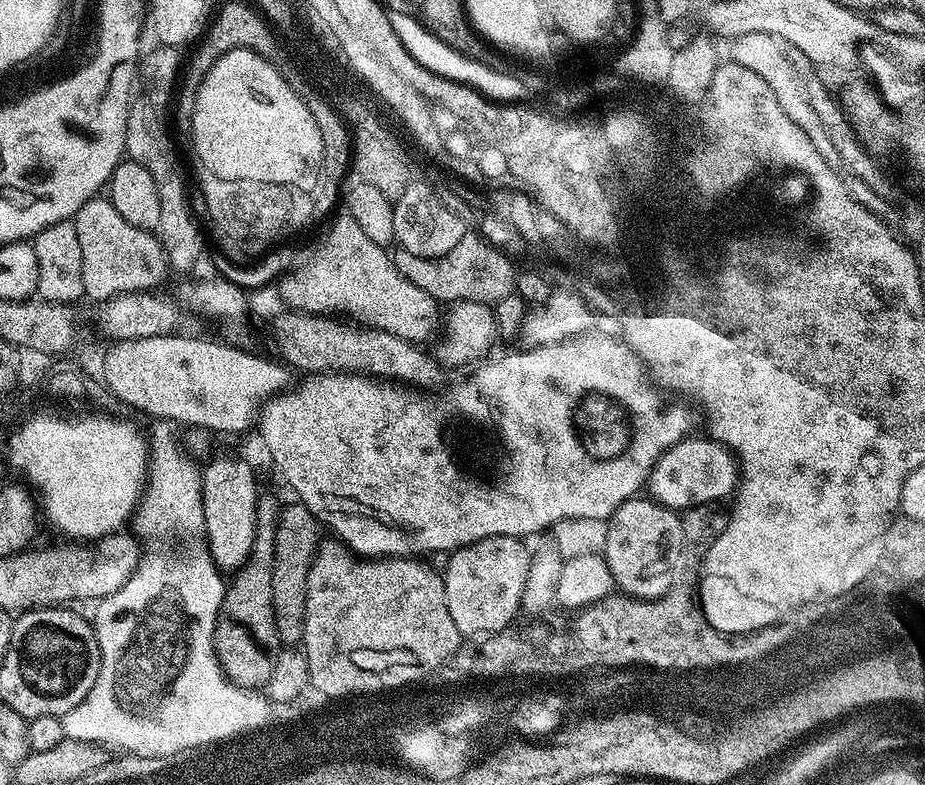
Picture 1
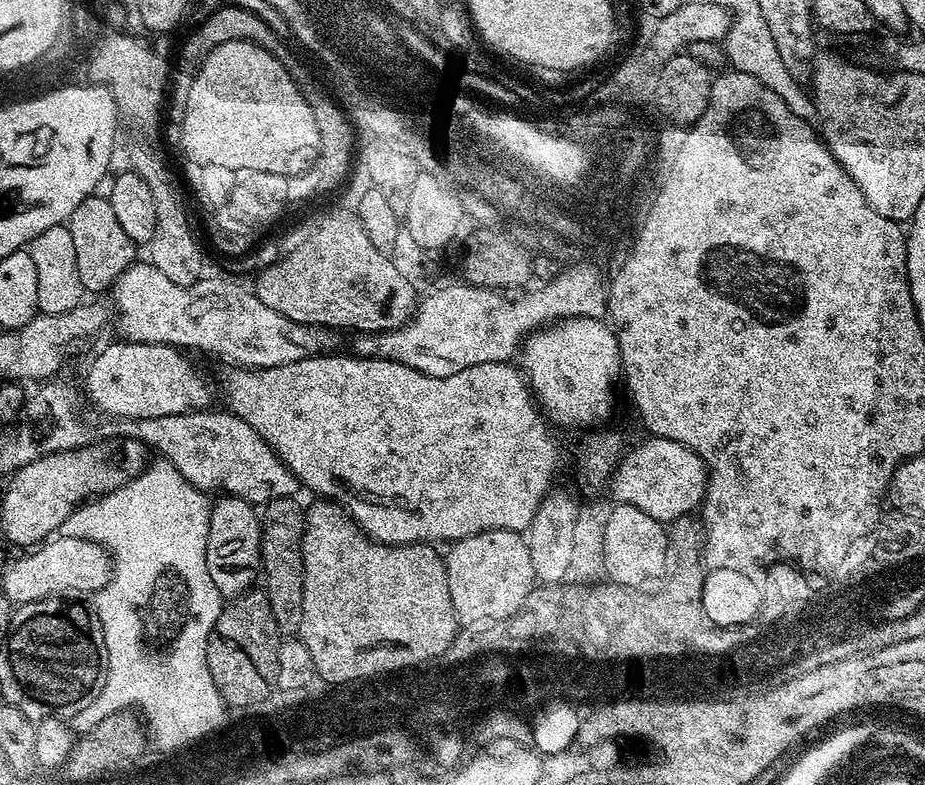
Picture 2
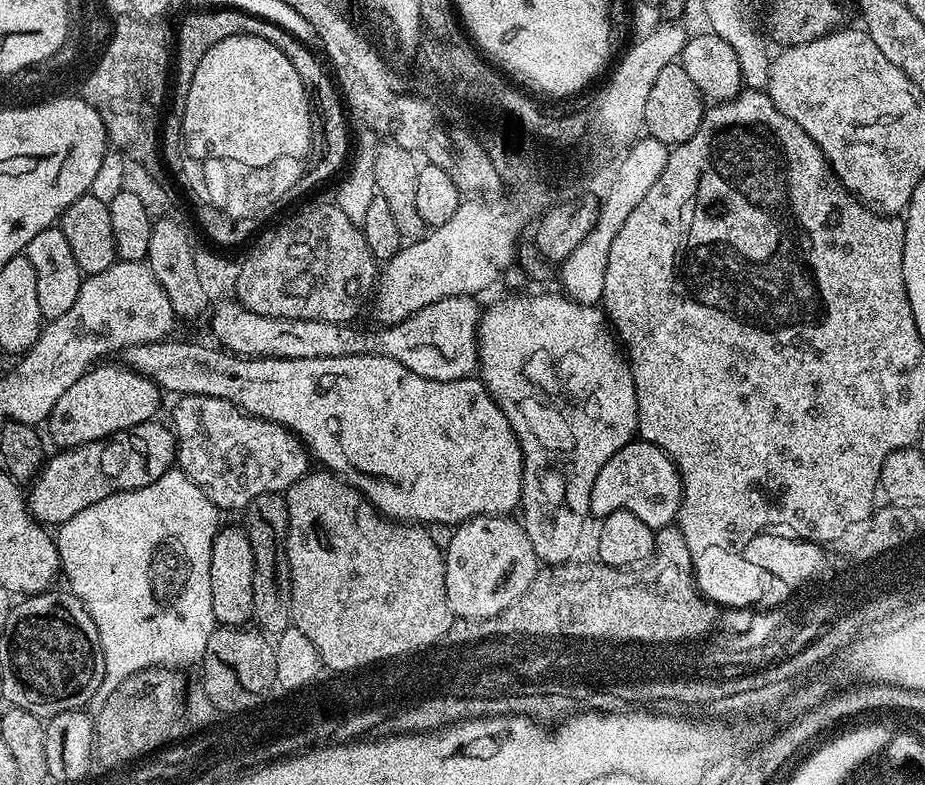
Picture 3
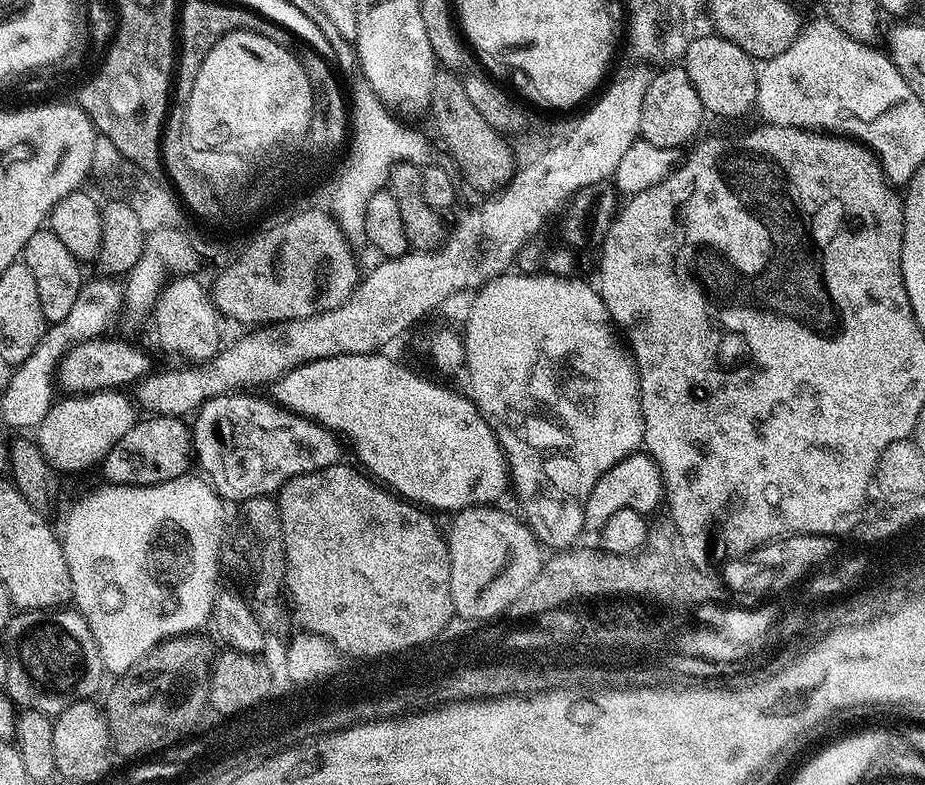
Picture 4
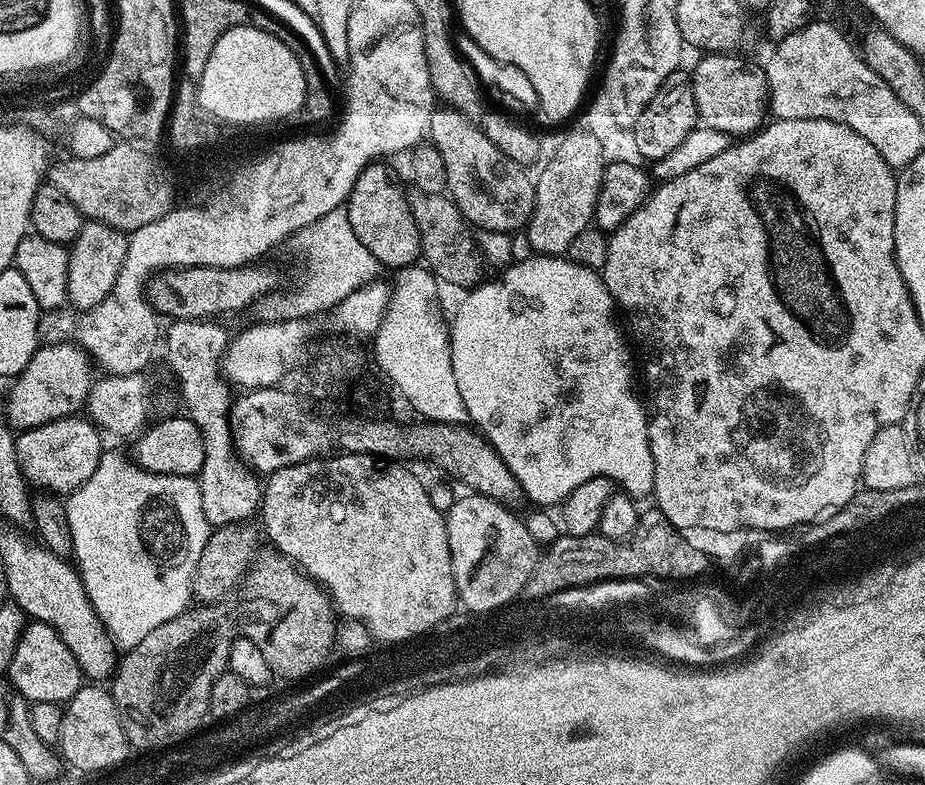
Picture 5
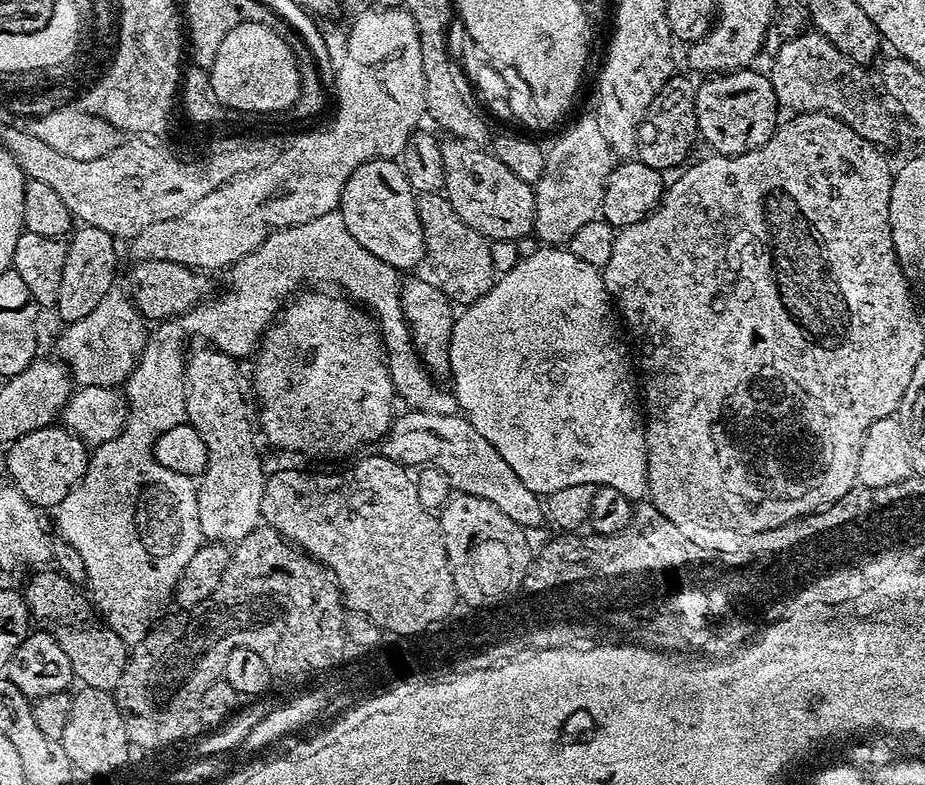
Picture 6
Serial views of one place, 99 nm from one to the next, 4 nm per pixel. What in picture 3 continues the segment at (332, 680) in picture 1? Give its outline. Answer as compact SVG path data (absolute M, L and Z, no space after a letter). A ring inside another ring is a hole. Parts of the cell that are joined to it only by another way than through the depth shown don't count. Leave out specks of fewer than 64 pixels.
M310 470L306 475L302 477L298 482L294 482L294 486L290 486L286 493L286 499L288 502L288 538L284 542L284 550L286 553L286 567L289 576L292 578L292 624L294 628L297 628L301 632L299 634L305 641L313 643L317 647L317 652L320 654L322 660L328 660L333 667L348 668L348 665L363 664L368 660L375 660L376 657L389 656L395 652L408 651L408 648L420 647L420 644L428 644L428 640L436 640L436 636L440 636L440 632L448 632L448 614L450 610L450 602L448 601L448 595L446 594L446 570L444 569L444 554L441 545L436 545L436 540L431 536L427 527L421 526L415 522L401 522L399 520L389 520L387 516L381 516L380 511L370 503L361 492L356 488L351 488L348 484L345 484L339 476L327 471L327 470Z

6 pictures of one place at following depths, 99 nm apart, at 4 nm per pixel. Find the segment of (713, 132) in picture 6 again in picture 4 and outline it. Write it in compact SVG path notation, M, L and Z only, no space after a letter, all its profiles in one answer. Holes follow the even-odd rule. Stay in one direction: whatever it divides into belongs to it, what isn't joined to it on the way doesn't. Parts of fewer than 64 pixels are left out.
M715 33L693 37L682 57L682 66L687 70L690 82L709 115L736 118L753 109L757 98L758 68L751 56Z

